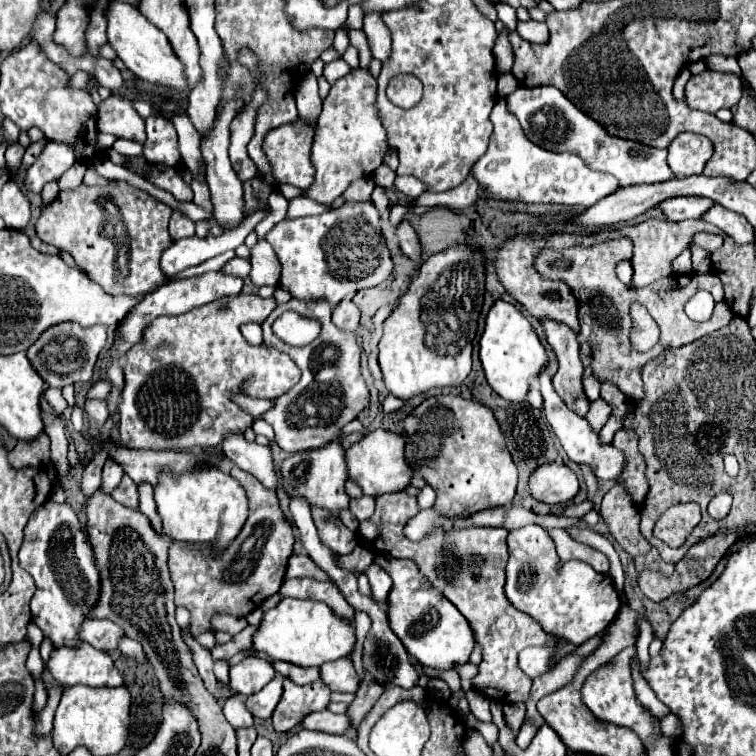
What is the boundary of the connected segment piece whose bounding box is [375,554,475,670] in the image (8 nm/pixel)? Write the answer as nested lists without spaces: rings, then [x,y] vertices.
[[[377,554],[375,562],[383,566],[385,572],[393,578],[387,616],[391,630],[399,636],[407,652],[425,668],[451,670],[459,664],[467,664],[475,646],[475,636],[469,622],[459,614],[459,610],[427,582],[415,562],[395,560],[383,554]]]

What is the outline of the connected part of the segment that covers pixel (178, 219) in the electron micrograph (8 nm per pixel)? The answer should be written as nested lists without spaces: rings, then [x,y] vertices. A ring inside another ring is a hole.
[[[173,210],[171,214],[171,222],[169,222],[169,234],[173,240],[179,238],[187,238],[187,236],[195,236],[195,222],[191,222],[185,214],[181,214],[179,210]]]

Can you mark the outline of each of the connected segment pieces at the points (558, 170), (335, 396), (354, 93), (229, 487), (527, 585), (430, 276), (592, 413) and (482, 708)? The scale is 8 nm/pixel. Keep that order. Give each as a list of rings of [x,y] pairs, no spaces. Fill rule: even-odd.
[[[503,98],[497,100],[491,112],[491,122],[493,134],[489,140],[489,150],[471,168],[475,178],[489,192],[491,200],[517,200],[527,204],[563,204],[589,208],[601,198],[621,188],[615,176],[587,168],[585,162],[575,154],[547,152],[529,142],[517,118],[507,110]]]
[[[291,298],[287,304],[279,304],[263,322],[263,342],[267,346],[275,346],[287,352],[301,370],[301,380],[289,392],[277,398],[275,408],[271,408],[261,416],[273,426],[275,440],[281,450],[295,454],[295,452],[325,446],[341,434],[345,424],[355,420],[359,412],[369,406],[369,390],[359,370],[361,346],[357,342],[357,336],[353,332],[339,330],[331,322],[331,306],[327,306],[327,302],[297,302],[297,298]],[[285,310],[295,310],[299,314],[317,318],[323,326],[321,334],[303,348],[285,344],[273,334],[271,328],[275,318],[281,316],[281,312]]]
[[[361,68],[351,70],[331,86],[327,98],[323,100],[323,112],[317,122],[317,134],[311,152],[313,166],[317,168],[315,184],[305,190],[305,196],[323,204],[331,204],[347,190],[353,180],[371,176],[373,170],[383,164],[383,156],[389,146],[379,110],[375,106],[375,90],[375,78],[369,74],[369,70]]]
[[[197,468],[183,476],[163,472],[155,488],[157,512],[163,518],[163,532],[175,542],[209,544],[215,552],[223,552],[237,538],[243,522],[249,516],[245,490],[229,474],[217,468]]]
[[[525,526],[511,530],[509,538],[509,564],[505,596],[521,612],[529,614],[547,634],[573,646],[583,644],[597,631],[602,631],[617,616],[621,598],[609,574],[595,572],[589,564],[571,560],[559,564],[555,542],[541,526]]]
[[[461,242],[421,264],[419,276],[385,320],[379,340],[379,366],[393,396],[407,400],[431,388],[459,386],[467,378],[483,294],[485,266],[483,254],[475,246],[463,246]]]
[[[602,398],[597,399],[594,402],[591,402],[589,407],[589,412],[587,412],[587,420],[591,424],[593,430],[601,430],[605,426],[605,422],[609,420],[611,414],[611,407],[605,400]]]
[[[469,690],[467,692],[467,700],[469,700],[469,710],[475,716],[475,720],[479,722],[491,722],[491,712],[489,712],[489,698],[485,694],[479,694],[479,690]]]

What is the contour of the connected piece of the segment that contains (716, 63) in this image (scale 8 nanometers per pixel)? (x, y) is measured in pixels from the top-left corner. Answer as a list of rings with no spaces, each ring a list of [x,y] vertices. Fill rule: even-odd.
[[[709,56],[705,62],[707,62],[707,68],[711,68],[711,70],[733,72],[733,74],[741,76],[741,68],[735,56]]]

